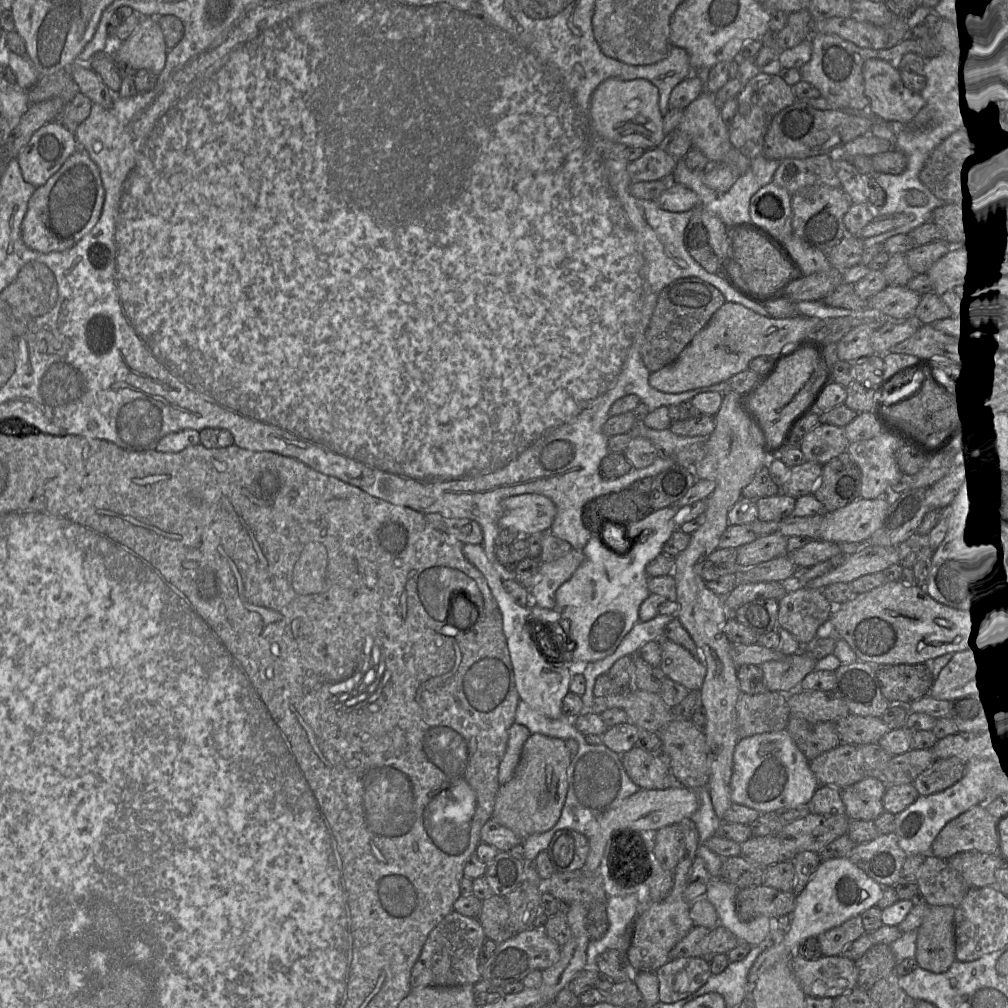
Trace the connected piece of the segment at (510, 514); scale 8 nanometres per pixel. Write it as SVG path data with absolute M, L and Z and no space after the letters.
M521 494L502 501L500 529L516 529L521 536L550 532L556 515L554 502L544 495Z

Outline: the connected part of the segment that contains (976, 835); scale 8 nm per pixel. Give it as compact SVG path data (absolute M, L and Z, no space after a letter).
M985 803L974 805L940 830L933 841L931 854L942 859L968 850L997 854L996 823L997 818L989 813Z

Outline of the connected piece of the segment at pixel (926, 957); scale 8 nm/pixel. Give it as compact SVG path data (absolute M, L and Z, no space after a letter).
M929 906L917 929L917 966L933 973L946 972L956 960L955 907Z

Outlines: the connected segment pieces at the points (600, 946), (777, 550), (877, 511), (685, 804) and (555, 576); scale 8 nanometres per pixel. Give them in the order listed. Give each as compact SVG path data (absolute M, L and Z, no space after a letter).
M604 878L607 894L607 916L609 928L598 940L590 940L587 947L587 967L595 967L599 954L607 949L616 948L626 957L633 936L633 922L649 904L649 884L623 888L611 878Z
M780 533L757 537L737 548L739 569L746 569L787 554L787 538Z
M859 498L834 512L827 512L819 529L819 539L834 543L868 542L883 524L890 499Z
M673 785L666 789L640 789L635 794L625 798L618 806L598 816L597 831L589 838L589 853L584 868L591 873L597 873L605 850L614 830L629 828L635 831L655 830L679 824L698 809L699 801L694 790L683 785Z
M572 548L565 556L551 562L542 562L539 577L529 590L531 604L555 609L556 591L566 582L584 560L583 551Z

